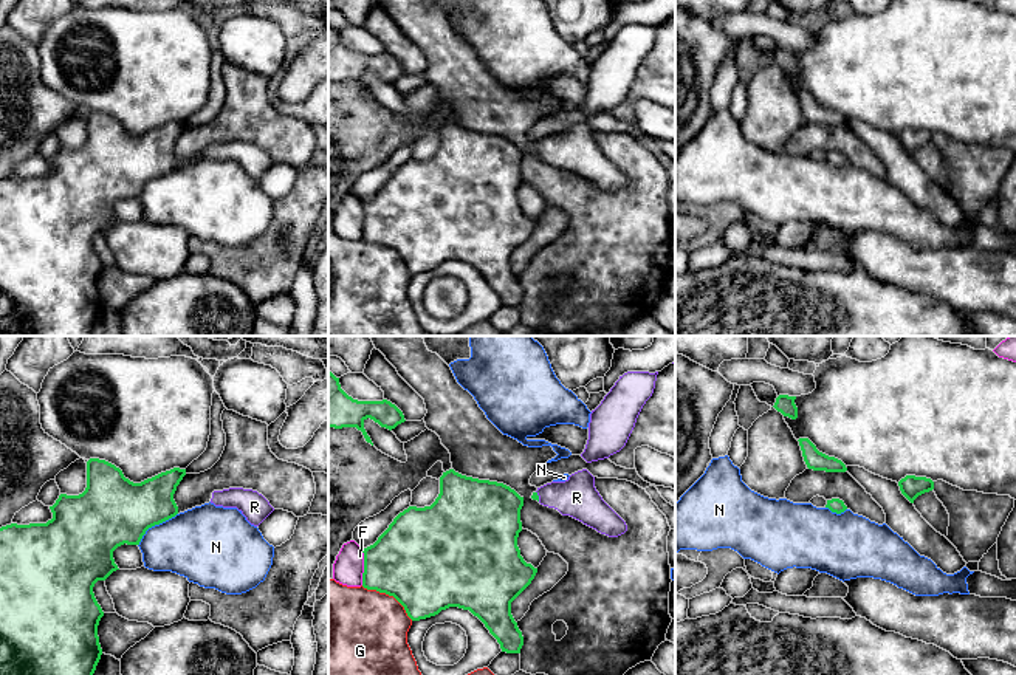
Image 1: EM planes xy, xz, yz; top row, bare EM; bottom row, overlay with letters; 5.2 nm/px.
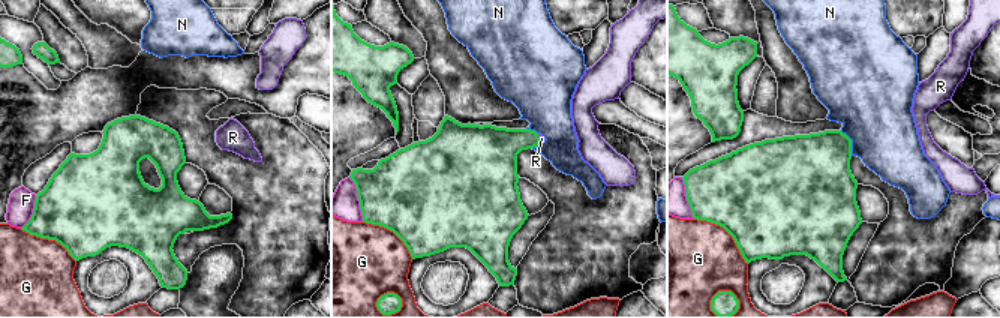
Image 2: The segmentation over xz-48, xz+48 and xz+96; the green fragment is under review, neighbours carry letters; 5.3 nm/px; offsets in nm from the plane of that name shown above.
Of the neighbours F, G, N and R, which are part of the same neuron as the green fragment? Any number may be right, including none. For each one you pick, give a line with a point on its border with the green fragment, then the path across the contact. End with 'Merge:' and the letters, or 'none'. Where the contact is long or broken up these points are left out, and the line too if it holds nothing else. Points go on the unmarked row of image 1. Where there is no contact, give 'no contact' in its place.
R: xz (538, 149) | across xz (535, 149), (538, 149), (576, 150)
Merge: R

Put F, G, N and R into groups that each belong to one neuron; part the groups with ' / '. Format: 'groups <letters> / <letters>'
groups F / G / N / R

